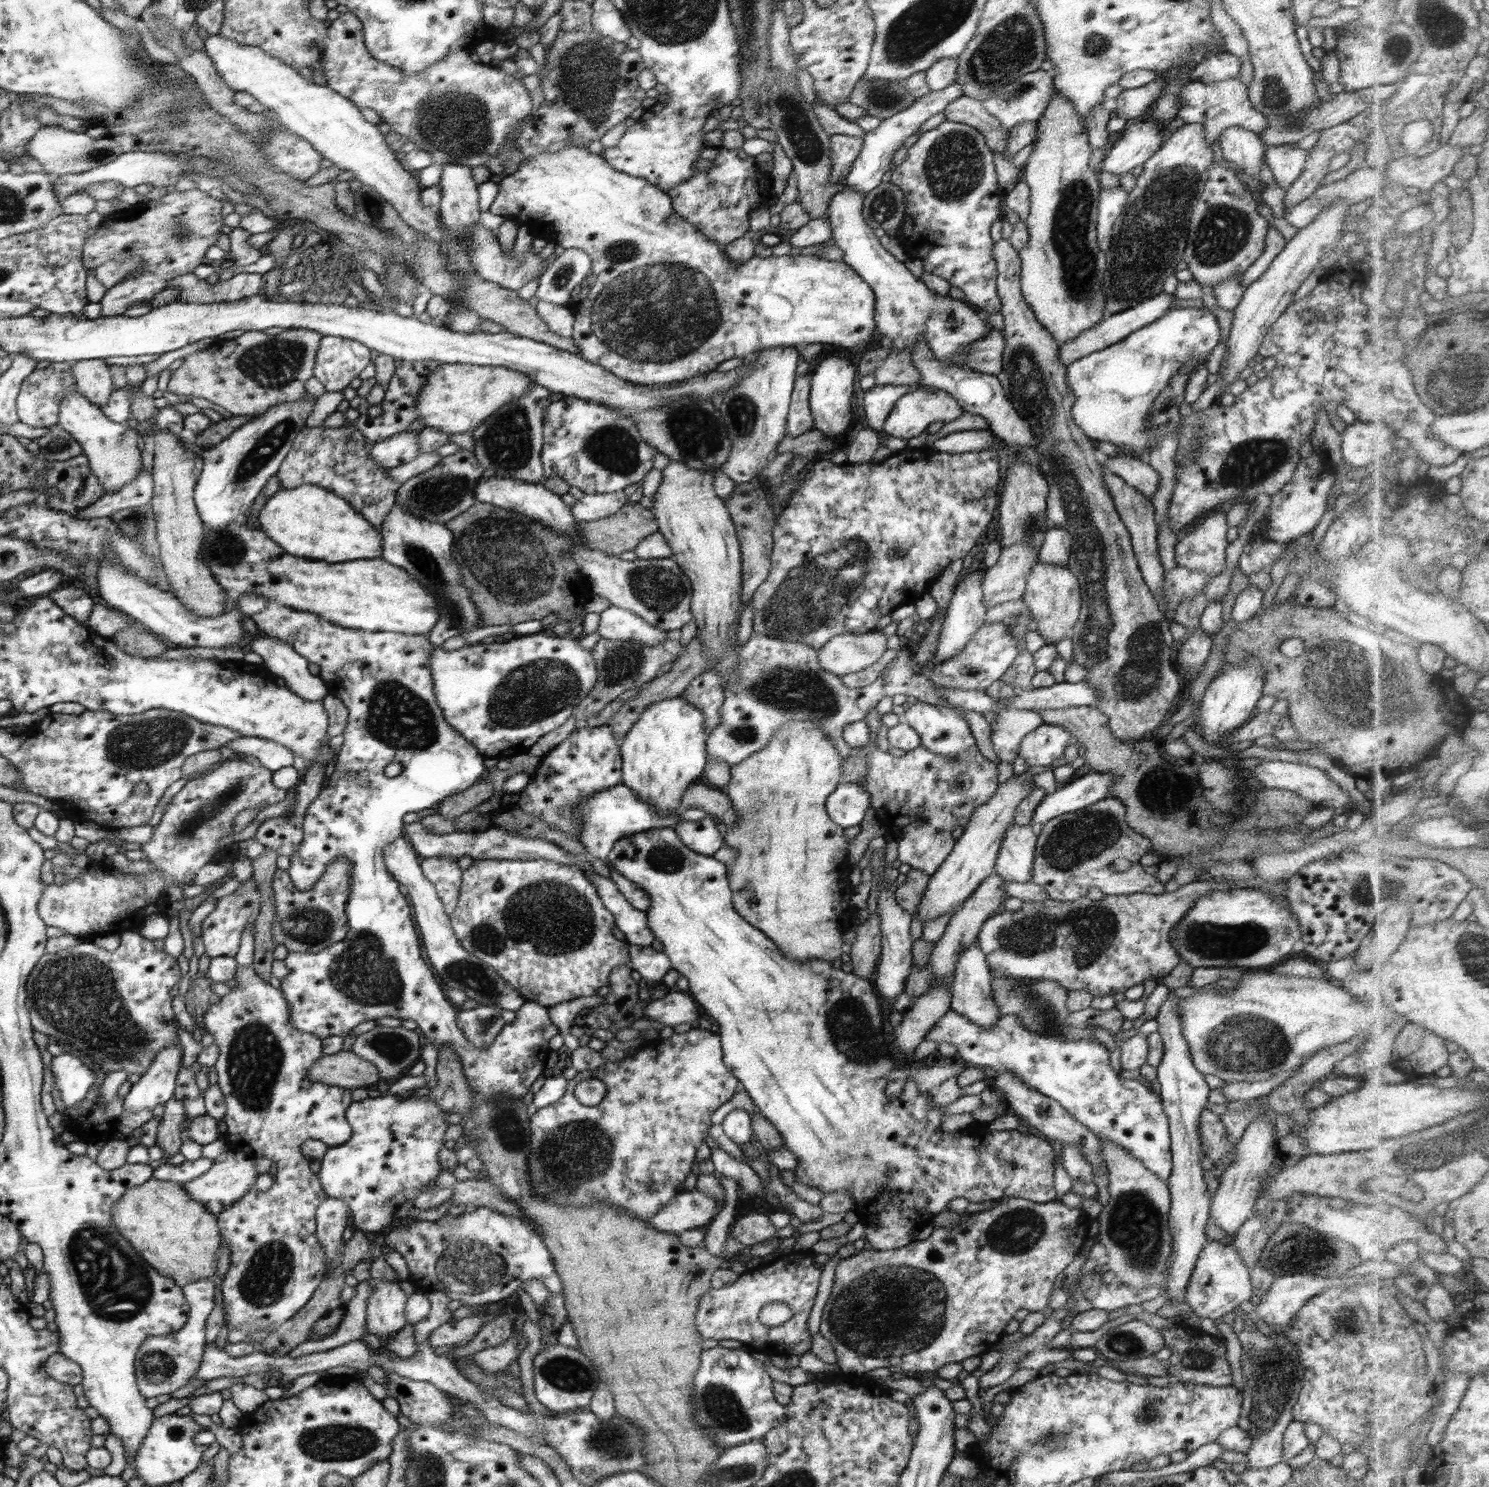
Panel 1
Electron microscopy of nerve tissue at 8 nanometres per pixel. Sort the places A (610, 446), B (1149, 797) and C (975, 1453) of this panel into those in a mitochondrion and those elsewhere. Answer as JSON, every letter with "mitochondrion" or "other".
{"A":"mitochondrion","B":"mitochondrion","C":"other"}

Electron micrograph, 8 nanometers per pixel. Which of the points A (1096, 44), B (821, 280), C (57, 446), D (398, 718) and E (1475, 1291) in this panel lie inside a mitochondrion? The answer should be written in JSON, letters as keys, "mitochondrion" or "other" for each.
{"A":"mitochondrion","B":"other","C":"mitochondrion","D":"mitochondrion","E":"other"}

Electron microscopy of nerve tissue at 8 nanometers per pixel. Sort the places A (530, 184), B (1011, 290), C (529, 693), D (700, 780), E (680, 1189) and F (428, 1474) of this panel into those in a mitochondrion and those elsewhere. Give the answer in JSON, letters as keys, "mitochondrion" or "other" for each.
{"A":"other","B":"other","C":"mitochondrion","D":"other","E":"other","F":"mitochondrion"}

